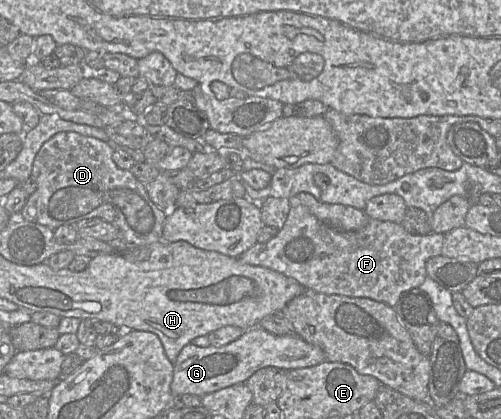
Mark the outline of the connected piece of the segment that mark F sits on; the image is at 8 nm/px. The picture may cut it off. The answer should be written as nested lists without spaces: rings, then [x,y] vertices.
[[[292,202],[288,217],[283,227],[279,229],[277,235],[270,239],[265,243],[257,242],[251,248],[249,248],[246,252],[242,253],[238,258],[245,264],[254,265],[254,266],[262,266],[283,275],[293,278],[296,280],[301,286],[305,288],[305,291],[312,291],[317,293],[322,293],[326,295],[341,295],[347,297],[362,297],[369,298],[374,301],[385,303],[388,306],[394,307],[399,300],[402,293],[419,287],[427,277],[426,272],[426,262],[428,259],[441,255],[441,249],[443,246],[445,234],[441,233],[429,233],[427,235],[416,235],[411,234],[406,231],[400,223],[393,223],[390,221],[380,221],[380,220],[369,220],[368,224],[357,231],[342,231],[336,228],[333,228],[319,219],[317,219],[305,206],[302,204]]]

